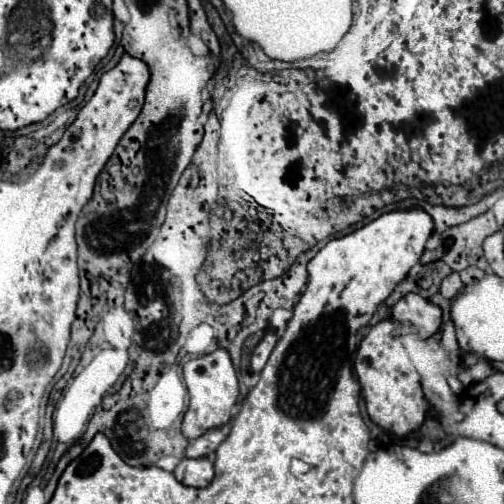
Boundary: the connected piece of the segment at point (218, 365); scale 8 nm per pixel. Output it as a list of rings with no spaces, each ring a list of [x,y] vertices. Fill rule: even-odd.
[[[217,349],[209,355],[187,361],[183,365],[183,379],[189,393],[189,407],[183,415],[181,431],[189,441],[193,441],[197,439],[197,435],[203,435],[207,429],[221,427],[231,419],[231,409],[237,403],[237,395],[239,395],[239,383],[229,351],[225,349]]]

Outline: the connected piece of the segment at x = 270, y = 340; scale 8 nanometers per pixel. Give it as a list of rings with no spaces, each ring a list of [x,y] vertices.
[[[269,329],[269,333],[265,333],[265,337],[261,339],[261,343],[255,347],[255,351],[251,355],[251,369],[253,371],[261,371],[263,369],[263,365],[267,363],[275,343],[277,343],[277,335],[275,335],[273,329]]]

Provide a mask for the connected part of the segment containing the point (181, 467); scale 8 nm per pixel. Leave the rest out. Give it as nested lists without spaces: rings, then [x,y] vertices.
[[[207,457],[199,459],[181,459],[175,467],[175,477],[189,487],[207,487],[213,479],[213,463]]]

